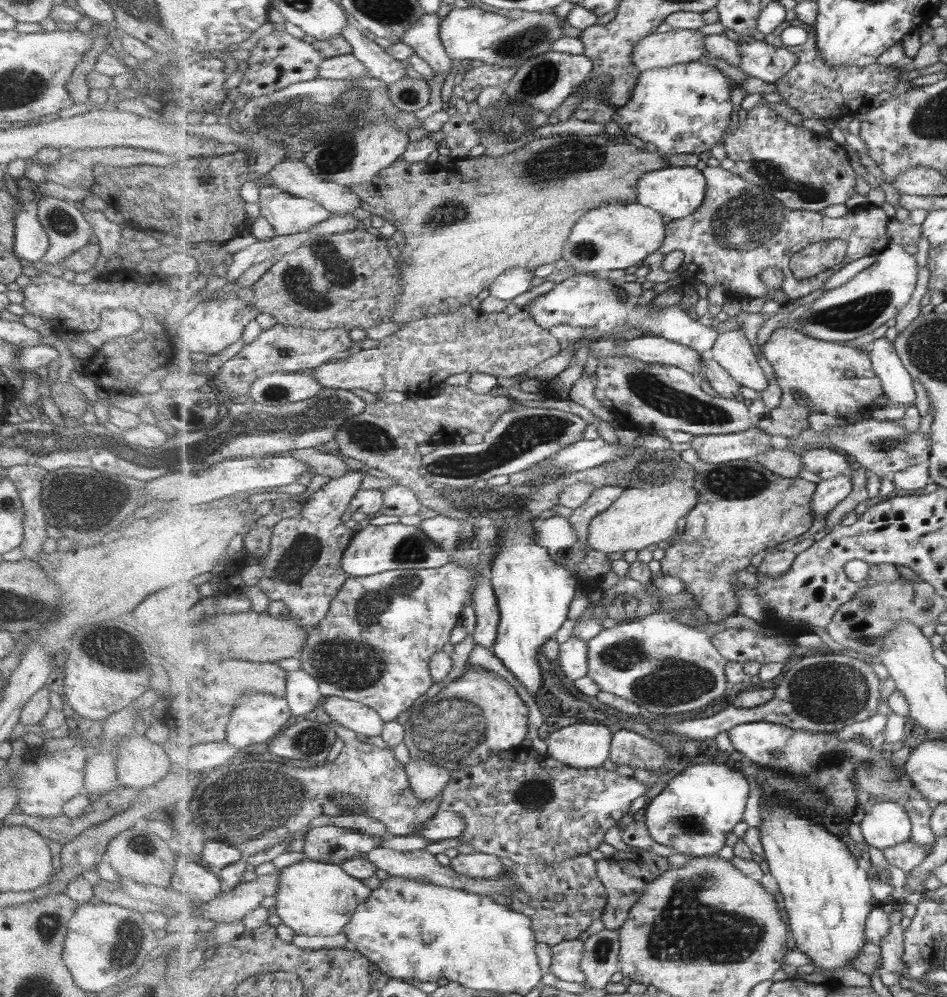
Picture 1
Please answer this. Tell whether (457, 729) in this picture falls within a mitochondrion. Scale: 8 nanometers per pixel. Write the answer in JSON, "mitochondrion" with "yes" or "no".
{"mitochondrion":"yes"}

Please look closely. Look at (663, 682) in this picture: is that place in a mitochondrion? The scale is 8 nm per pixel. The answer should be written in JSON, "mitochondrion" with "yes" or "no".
{"mitochondrion":"yes"}

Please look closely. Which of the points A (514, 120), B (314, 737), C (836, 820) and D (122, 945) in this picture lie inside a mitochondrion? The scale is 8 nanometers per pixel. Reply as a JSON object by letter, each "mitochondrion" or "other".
{"A":"mitochondrion","B":"mitochondrion","C":"other","D":"mitochondrion"}

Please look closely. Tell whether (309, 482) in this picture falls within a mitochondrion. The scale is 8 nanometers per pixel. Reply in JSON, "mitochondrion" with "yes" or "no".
{"mitochondrion":"no"}

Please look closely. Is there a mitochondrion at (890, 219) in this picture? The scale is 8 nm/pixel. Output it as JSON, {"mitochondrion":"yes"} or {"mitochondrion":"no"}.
{"mitochondrion":"no"}

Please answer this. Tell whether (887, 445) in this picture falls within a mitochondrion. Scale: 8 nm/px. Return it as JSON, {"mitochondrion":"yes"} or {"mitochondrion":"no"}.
{"mitochondrion":"yes"}

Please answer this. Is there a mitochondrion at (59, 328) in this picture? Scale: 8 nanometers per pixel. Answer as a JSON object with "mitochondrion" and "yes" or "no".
{"mitochondrion":"no"}

